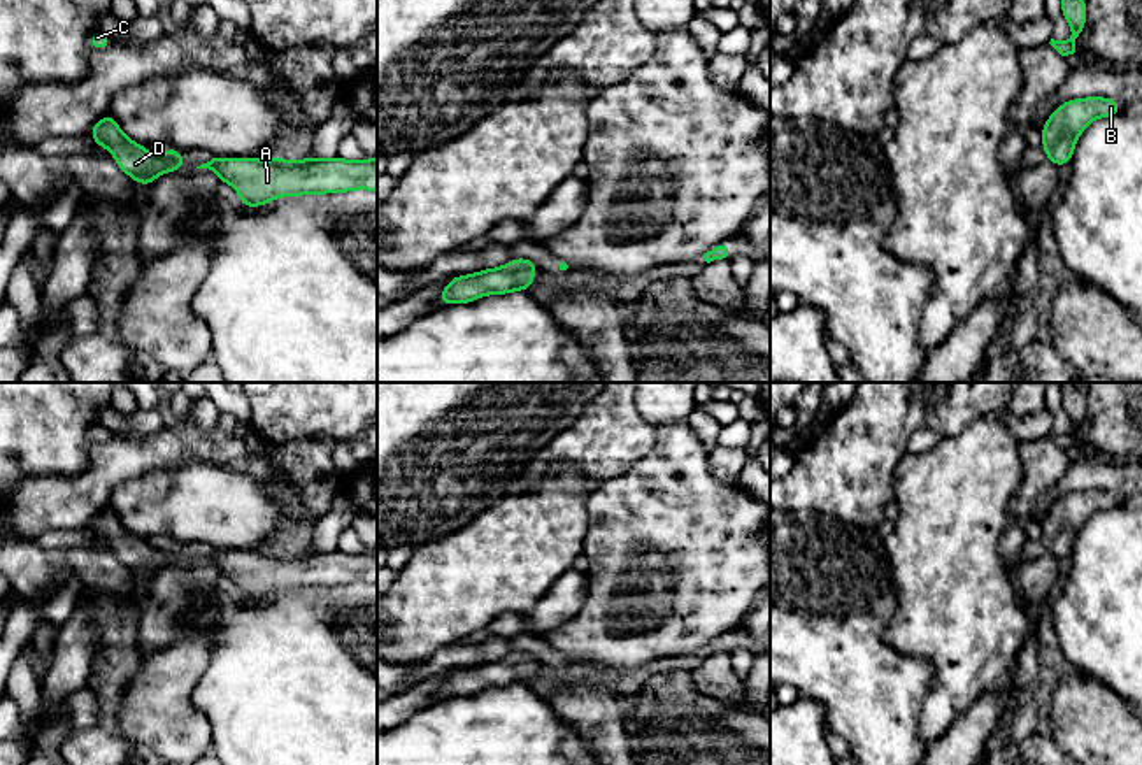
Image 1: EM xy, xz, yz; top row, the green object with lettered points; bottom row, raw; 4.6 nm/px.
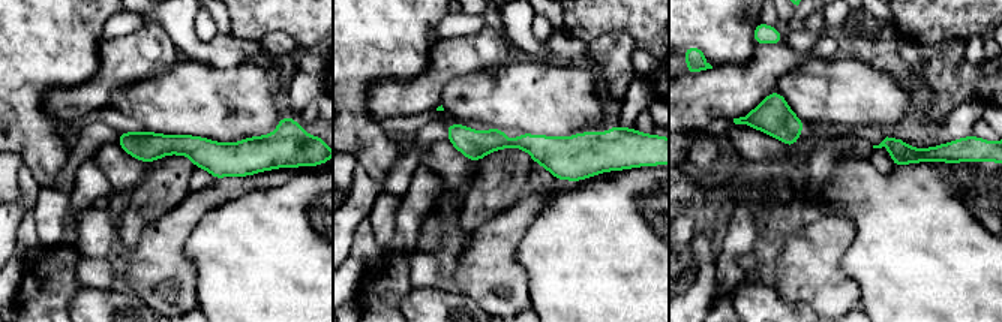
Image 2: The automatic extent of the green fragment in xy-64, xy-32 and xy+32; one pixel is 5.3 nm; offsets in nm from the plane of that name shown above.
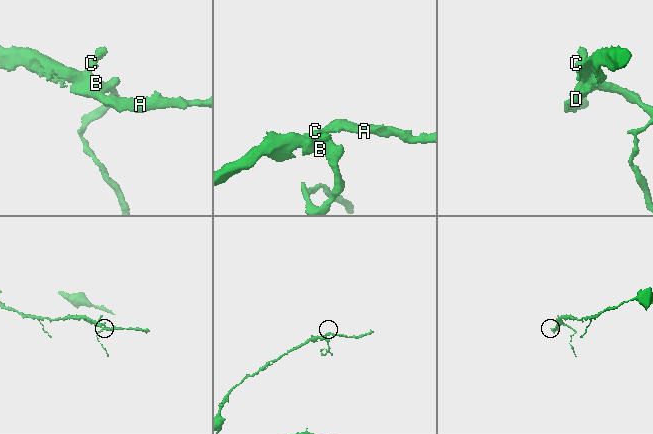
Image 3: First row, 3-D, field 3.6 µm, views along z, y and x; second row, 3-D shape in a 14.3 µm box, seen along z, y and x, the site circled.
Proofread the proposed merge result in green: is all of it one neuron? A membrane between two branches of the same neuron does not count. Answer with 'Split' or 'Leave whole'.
Leave whole

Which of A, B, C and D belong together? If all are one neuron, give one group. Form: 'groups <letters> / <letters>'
groups A B C D

